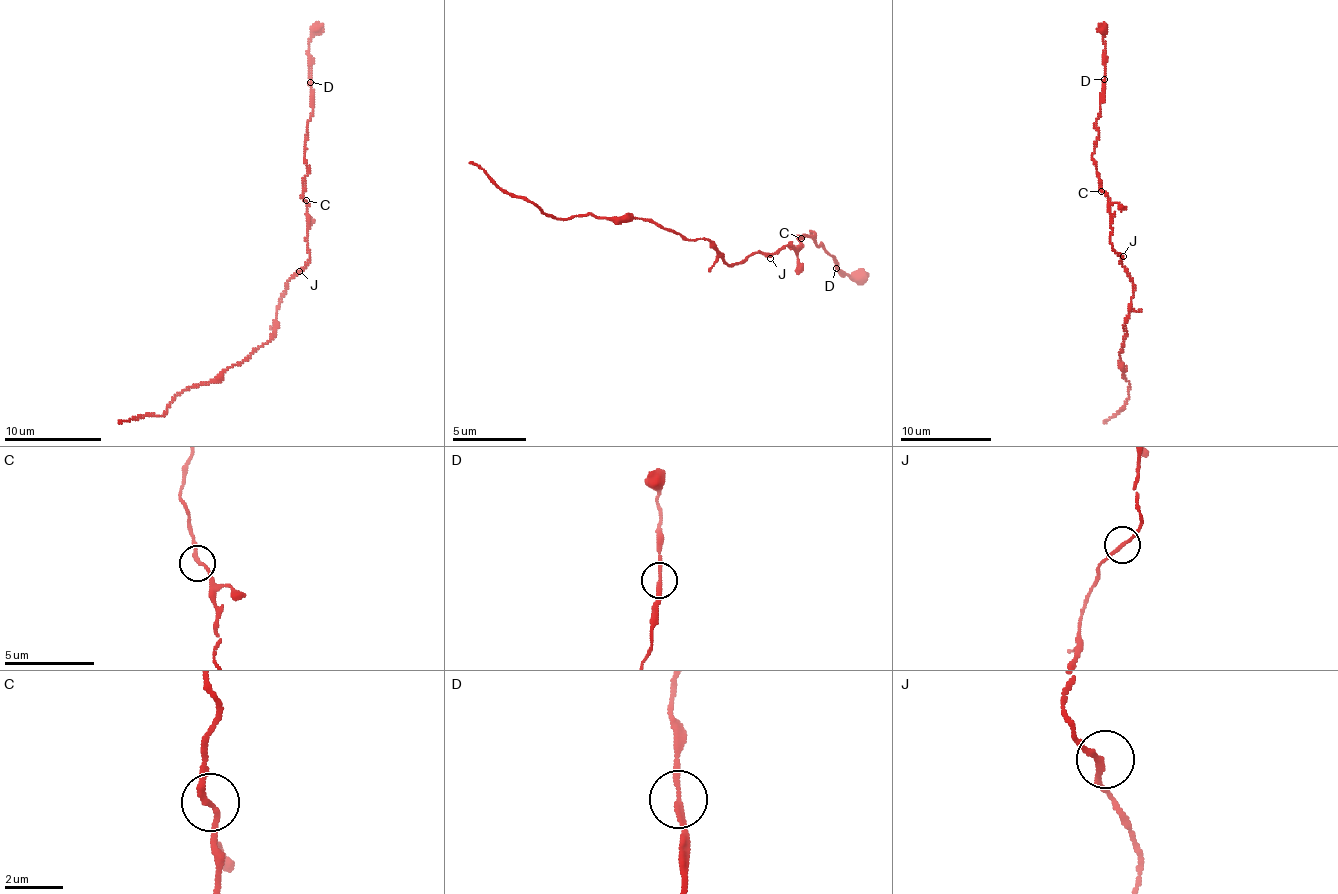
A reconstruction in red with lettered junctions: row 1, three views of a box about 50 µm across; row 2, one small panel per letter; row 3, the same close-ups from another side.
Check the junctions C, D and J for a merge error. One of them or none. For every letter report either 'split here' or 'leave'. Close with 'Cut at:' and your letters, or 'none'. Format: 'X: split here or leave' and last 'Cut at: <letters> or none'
C: leave
D: split here
J: leave
Cut at: D

